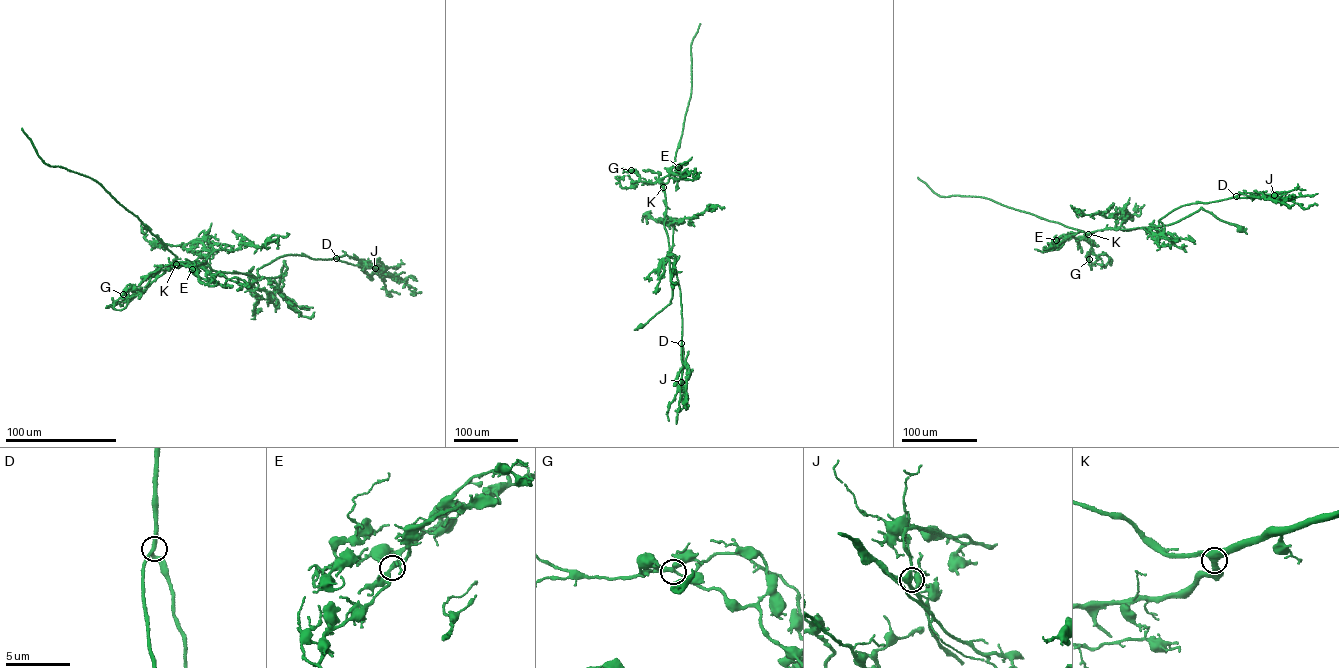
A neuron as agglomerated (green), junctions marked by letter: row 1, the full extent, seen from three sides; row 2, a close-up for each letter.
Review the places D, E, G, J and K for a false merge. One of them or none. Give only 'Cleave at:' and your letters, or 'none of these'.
Cleave at: none of these

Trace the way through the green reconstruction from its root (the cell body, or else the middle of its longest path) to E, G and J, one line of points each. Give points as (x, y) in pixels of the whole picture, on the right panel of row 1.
E: (1240, 228), (1201, 207), (1167, 225), (1127, 230), (1103, 229), (1077, 238), (1060, 237), (1056, 240)
G: (1240, 228), (1201, 207), (1167, 225), (1090, 232), (1081, 237), (1091, 244), (1095, 255), (1090, 253), (1089, 259)
J: (1240, 228), (1201, 207), (1172, 223), (1159, 226), (1158, 221), (1186, 205), (1222, 200), (1245, 192), (1274, 195)

